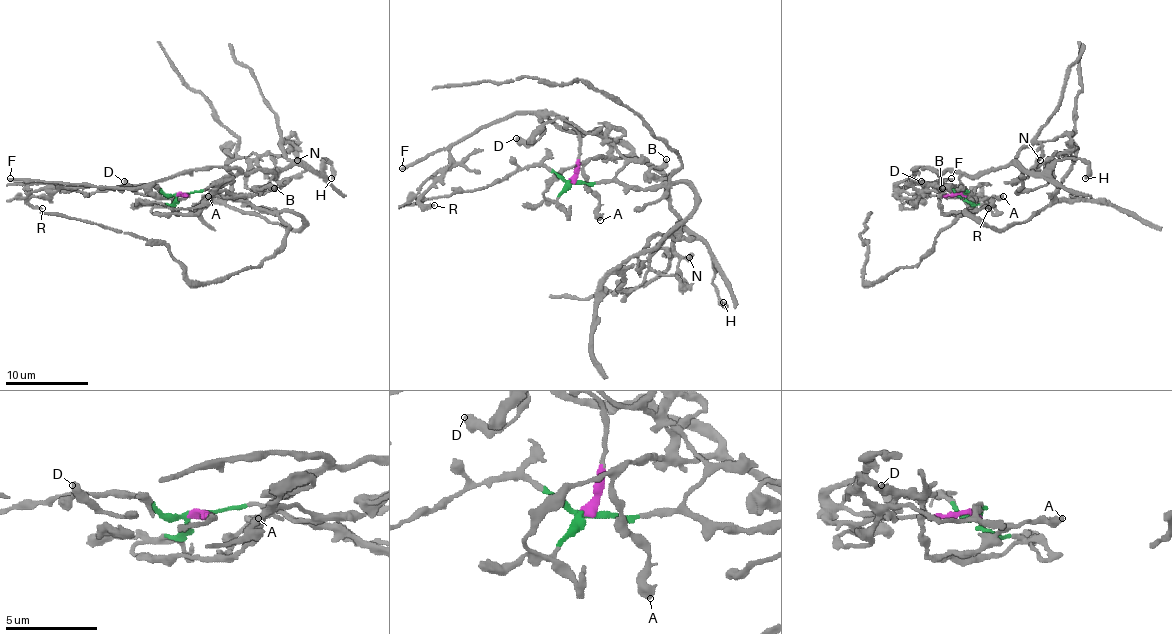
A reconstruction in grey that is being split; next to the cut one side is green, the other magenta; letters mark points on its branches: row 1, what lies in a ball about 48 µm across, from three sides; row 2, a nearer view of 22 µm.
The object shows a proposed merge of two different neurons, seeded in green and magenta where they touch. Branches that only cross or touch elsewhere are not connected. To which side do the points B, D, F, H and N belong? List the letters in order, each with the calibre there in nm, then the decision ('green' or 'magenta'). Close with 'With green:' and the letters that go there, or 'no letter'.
B: 320 nm thick; magenta
D: 500 nm thick; magenta
F: 280 nm thick; magenta
H: 360 nm thick; magenta
N: 360 nm thick; magenta
With green: no letter

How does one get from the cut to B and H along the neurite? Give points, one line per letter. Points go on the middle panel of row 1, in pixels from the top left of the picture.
B: (571, 181), (580, 135), (544, 112), (573, 131), (621, 139), (665, 177), (656, 177), (650, 170), (667, 158)
H: (571, 181), (580, 135), (544, 112), (573, 131), (621, 139), (663, 177), (671, 210), (708, 249), (723, 301)

